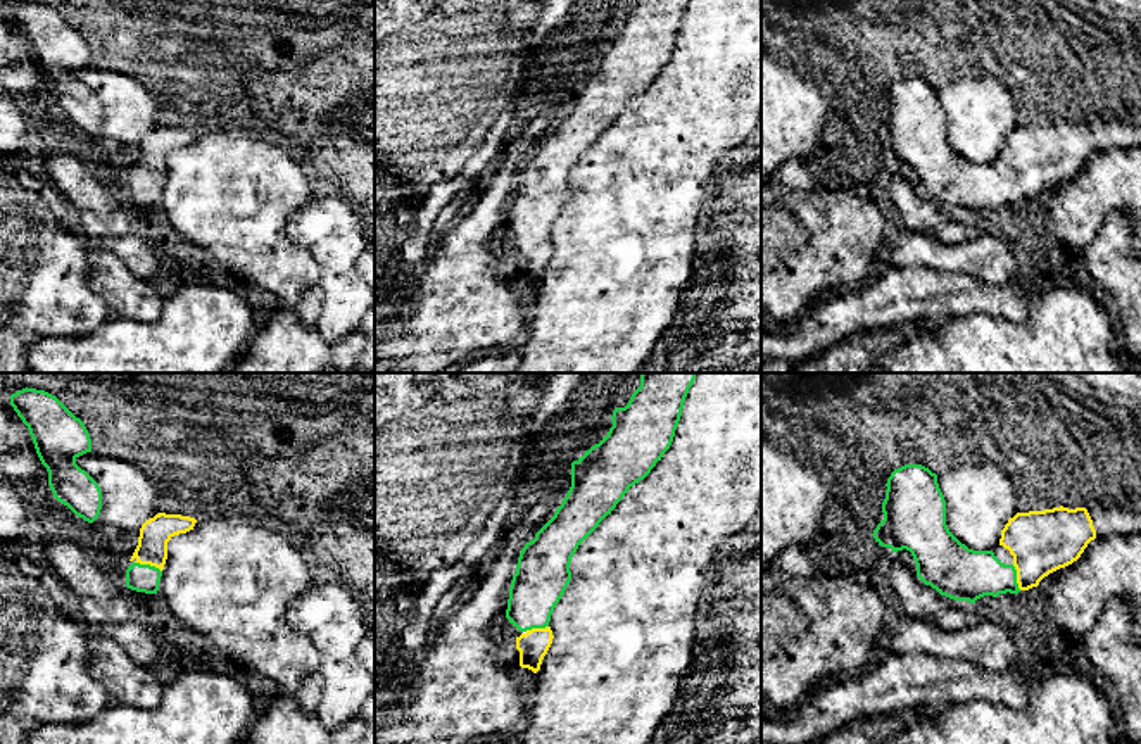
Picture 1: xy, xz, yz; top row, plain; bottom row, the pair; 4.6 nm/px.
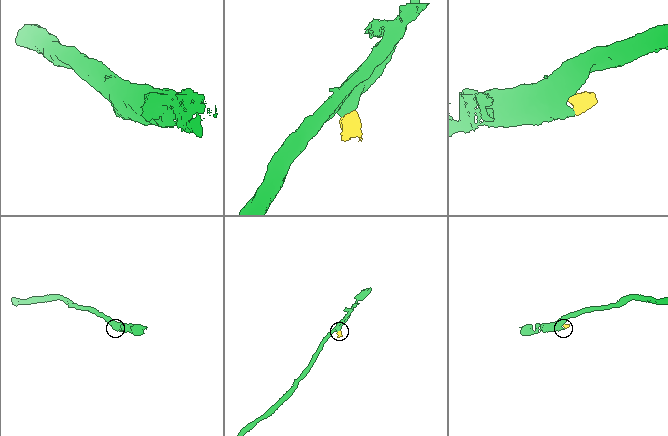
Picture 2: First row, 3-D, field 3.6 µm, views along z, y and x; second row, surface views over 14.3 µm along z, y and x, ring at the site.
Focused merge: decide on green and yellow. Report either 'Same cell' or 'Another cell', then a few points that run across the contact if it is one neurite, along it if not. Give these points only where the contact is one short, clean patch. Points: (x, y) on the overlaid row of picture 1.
Same cell. Line: xy (145, 579), (149, 565), (152, 544)

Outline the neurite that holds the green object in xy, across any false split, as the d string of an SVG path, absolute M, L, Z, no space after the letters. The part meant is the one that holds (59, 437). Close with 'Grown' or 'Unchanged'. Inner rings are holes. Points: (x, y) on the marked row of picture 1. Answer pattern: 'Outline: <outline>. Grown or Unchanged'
Outline: M26 387L10 395L10 406L29 430L36 454L48 471L54 497L76 516L93 523L102 509L102 490L76 464L79 456L91 452L85 423L45 390Z. Unchanged

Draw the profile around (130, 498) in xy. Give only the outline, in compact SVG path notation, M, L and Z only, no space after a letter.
M86 452L76 457L102 490L102 509L93 521L104 539L104 547L131 559L142 525L162 513L162 495L136 464L117 457L104 457Z

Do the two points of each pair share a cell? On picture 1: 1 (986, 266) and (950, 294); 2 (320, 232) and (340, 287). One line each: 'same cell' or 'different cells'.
1: different cells
2: same cell

